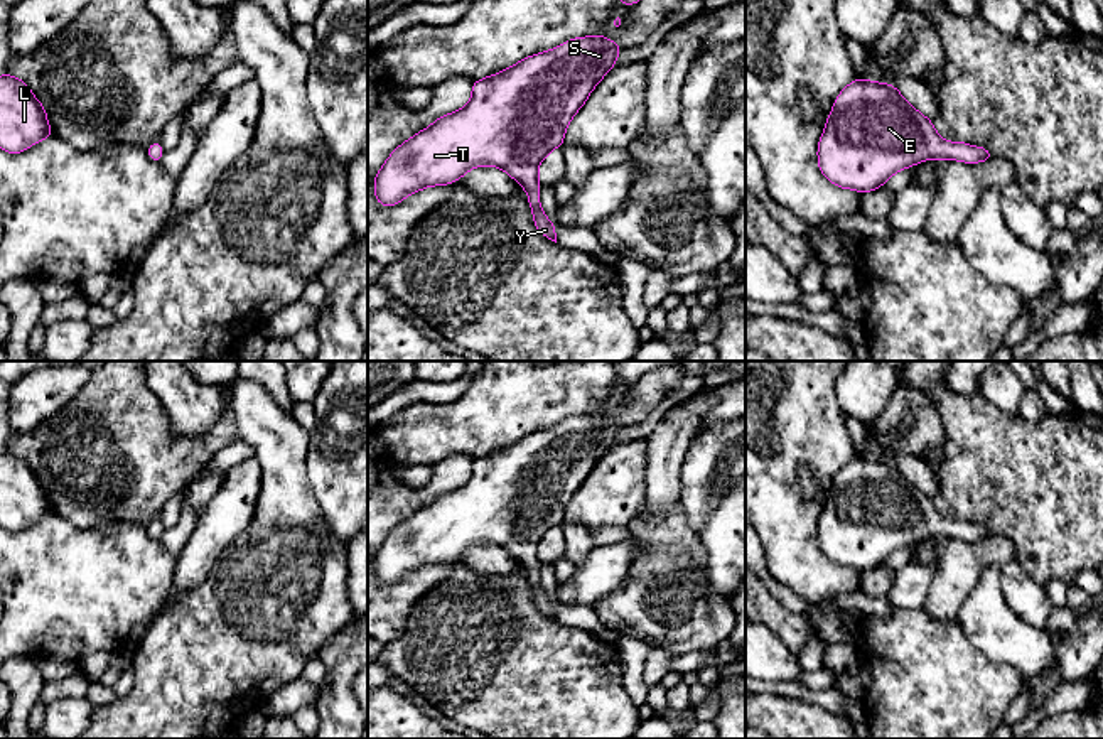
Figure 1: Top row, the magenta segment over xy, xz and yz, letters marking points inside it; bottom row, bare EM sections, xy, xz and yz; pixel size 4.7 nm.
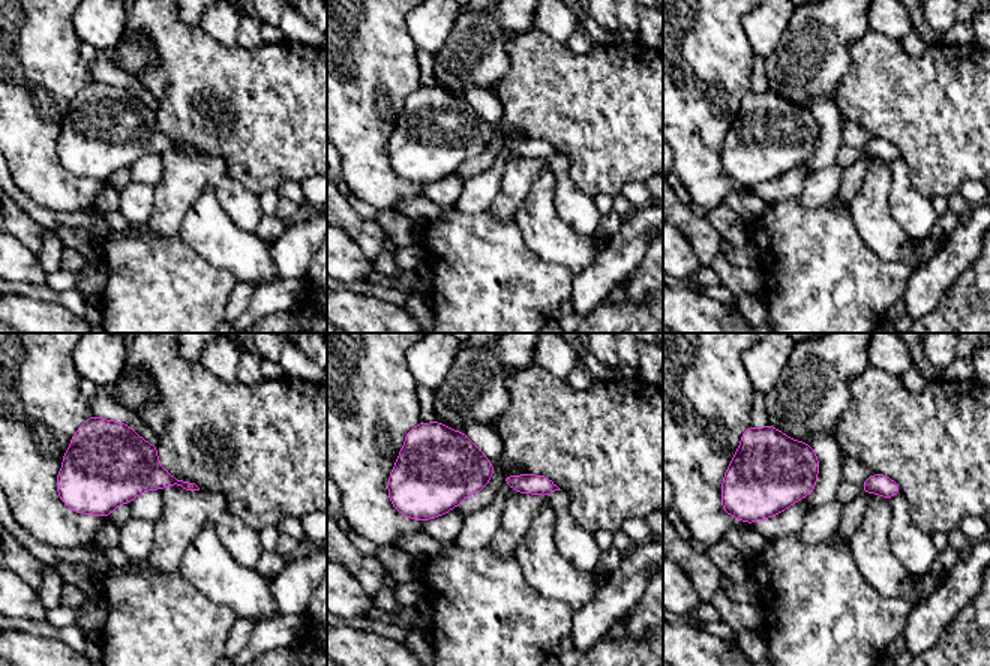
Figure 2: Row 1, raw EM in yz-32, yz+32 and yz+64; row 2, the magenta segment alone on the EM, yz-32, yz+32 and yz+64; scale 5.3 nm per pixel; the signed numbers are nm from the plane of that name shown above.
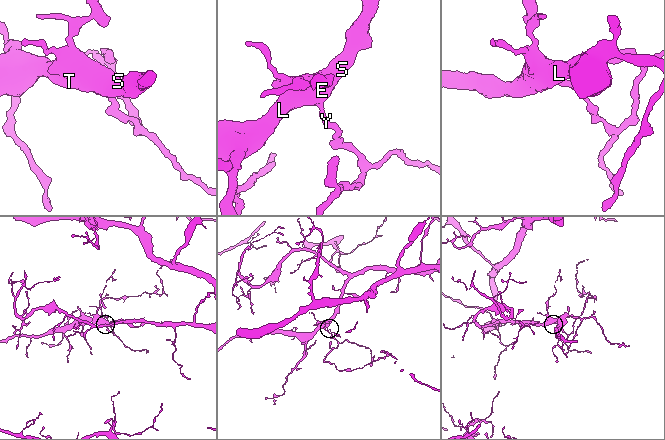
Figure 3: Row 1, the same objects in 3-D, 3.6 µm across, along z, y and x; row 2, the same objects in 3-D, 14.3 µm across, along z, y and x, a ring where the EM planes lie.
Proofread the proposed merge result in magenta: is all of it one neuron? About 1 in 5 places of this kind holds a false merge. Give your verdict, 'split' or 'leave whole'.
leave whole

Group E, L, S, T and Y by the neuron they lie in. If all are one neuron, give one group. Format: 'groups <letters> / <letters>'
groups E L S T Y

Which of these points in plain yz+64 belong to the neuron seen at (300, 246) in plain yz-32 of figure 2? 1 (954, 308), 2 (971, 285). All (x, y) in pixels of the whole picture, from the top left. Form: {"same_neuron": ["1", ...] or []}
{"same_neuron": []}

